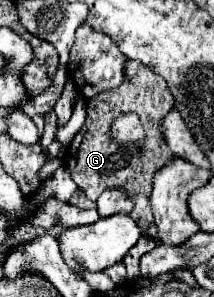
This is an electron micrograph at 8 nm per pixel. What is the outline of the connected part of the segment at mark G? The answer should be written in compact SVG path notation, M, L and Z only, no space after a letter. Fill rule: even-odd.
M127 60L123 82L117 88L105 90L87 102L87 120L85 120L83 128L75 134L75 138L63 158L67 170L71 172L73 182L77 184L79 190L83 190L87 194L89 200L97 200L105 188L123 190L127 194L127 198L131 198L135 204L131 218L139 224L141 232L149 238L155 238L157 244L159 244L159 238L157 238L155 230L151 230L151 228L155 228L155 224L151 222L149 194L151 194L153 174L173 158L173 154L171 154L171 150L167 150L167 146L161 138L161 130L159 130L159 124L161 124L163 116L173 108L173 102L175 100L173 100L171 92L167 90L167 84L163 78L159 78L151 68L143 66L141 62ZM127 110L137 112L141 118L141 124L145 128L147 138L145 138L143 156L137 156L137 150L133 146L119 146L109 140L109 124L111 124L113 116L127 112Z

